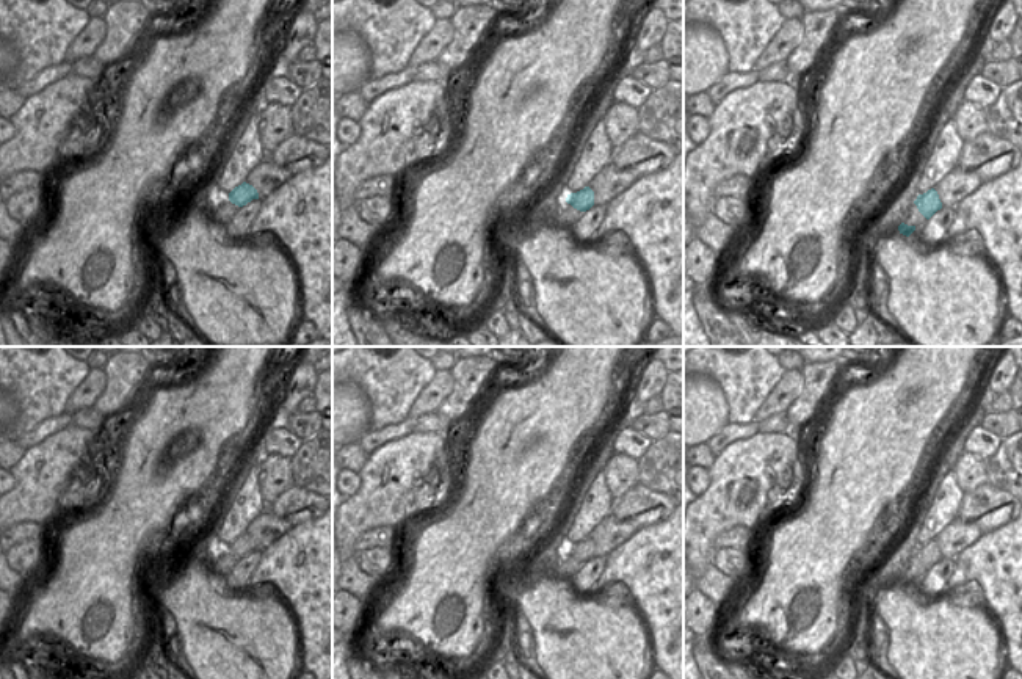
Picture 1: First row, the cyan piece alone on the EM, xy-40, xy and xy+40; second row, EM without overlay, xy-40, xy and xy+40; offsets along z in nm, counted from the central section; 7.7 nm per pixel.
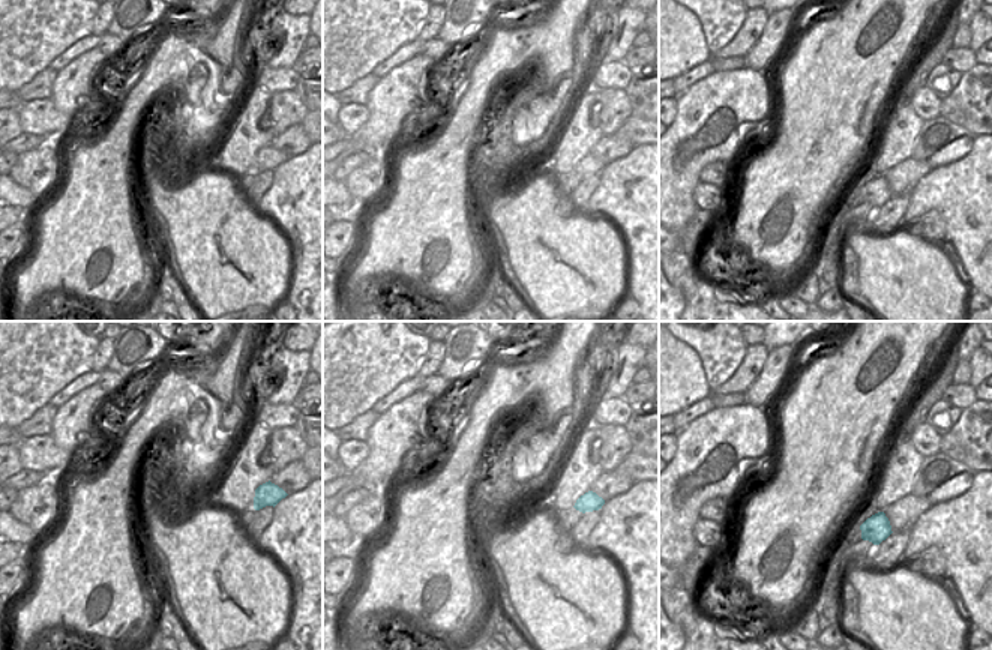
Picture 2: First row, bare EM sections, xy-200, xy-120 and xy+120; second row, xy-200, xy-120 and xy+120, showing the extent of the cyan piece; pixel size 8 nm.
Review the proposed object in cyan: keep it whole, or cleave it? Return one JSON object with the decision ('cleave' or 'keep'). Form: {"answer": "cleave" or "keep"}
{"answer": "keep"}

